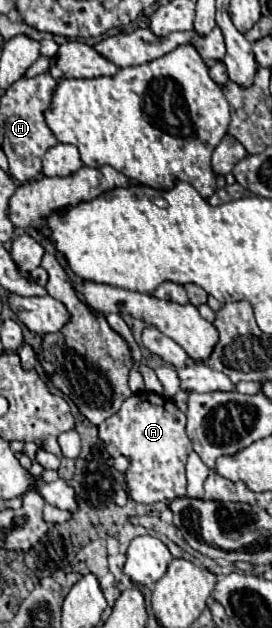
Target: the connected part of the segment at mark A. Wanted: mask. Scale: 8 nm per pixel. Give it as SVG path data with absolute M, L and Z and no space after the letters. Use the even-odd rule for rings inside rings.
M155 392L131 394L117 414L99 426L99 438L109 456L123 454L131 460L125 472L129 496L139 504L167 502L185 496L185 462L189 456L189 436L185 434L185 414L167 396Z

